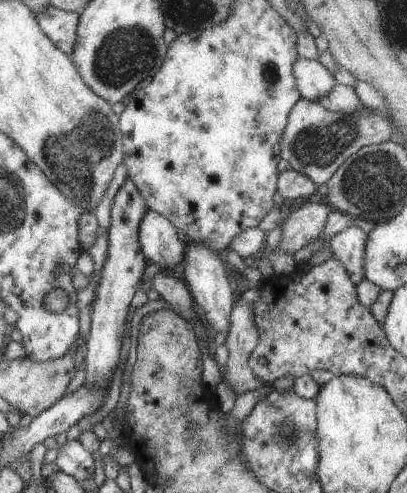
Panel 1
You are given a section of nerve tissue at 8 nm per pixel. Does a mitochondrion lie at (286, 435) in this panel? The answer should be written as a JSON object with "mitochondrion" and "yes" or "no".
{"mitochondrion":"yes"}

